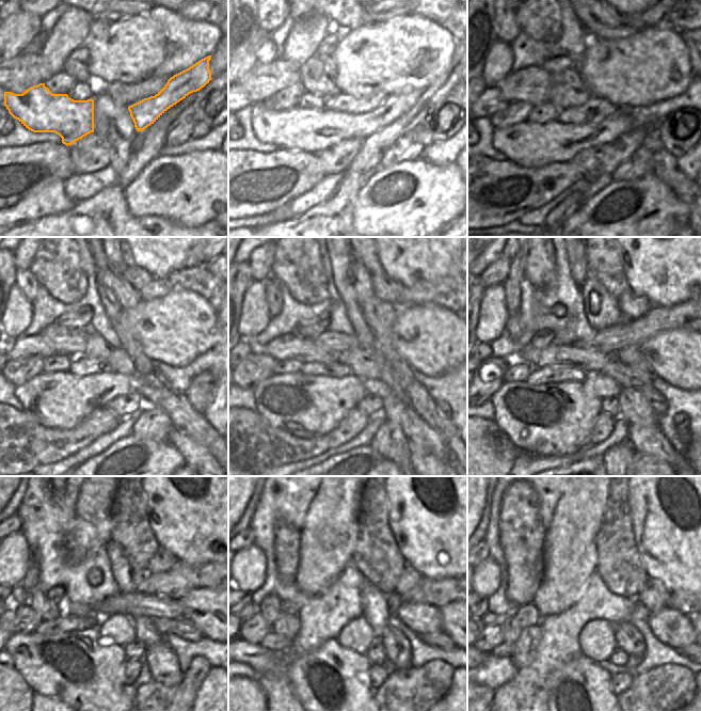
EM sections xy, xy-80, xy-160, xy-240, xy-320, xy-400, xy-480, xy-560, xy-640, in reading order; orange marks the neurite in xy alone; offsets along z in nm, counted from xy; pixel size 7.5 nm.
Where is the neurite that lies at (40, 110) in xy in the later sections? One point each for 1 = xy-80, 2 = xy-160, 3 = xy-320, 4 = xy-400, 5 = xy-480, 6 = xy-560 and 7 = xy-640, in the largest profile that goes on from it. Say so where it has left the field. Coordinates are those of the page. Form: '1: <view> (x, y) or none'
1: xy-80 (313, 130)
2: xy-160 (528, 144)
3: xy-320 (304, 406)
4: xy-400 (555, 420)
5: xy-480 (77, 667)
6: xy-560 (332, 683)
7: xy-640 (579, 693)

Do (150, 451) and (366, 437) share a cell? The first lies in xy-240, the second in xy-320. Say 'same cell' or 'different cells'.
different cells

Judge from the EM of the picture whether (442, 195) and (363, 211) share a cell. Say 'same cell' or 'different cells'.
same cell

